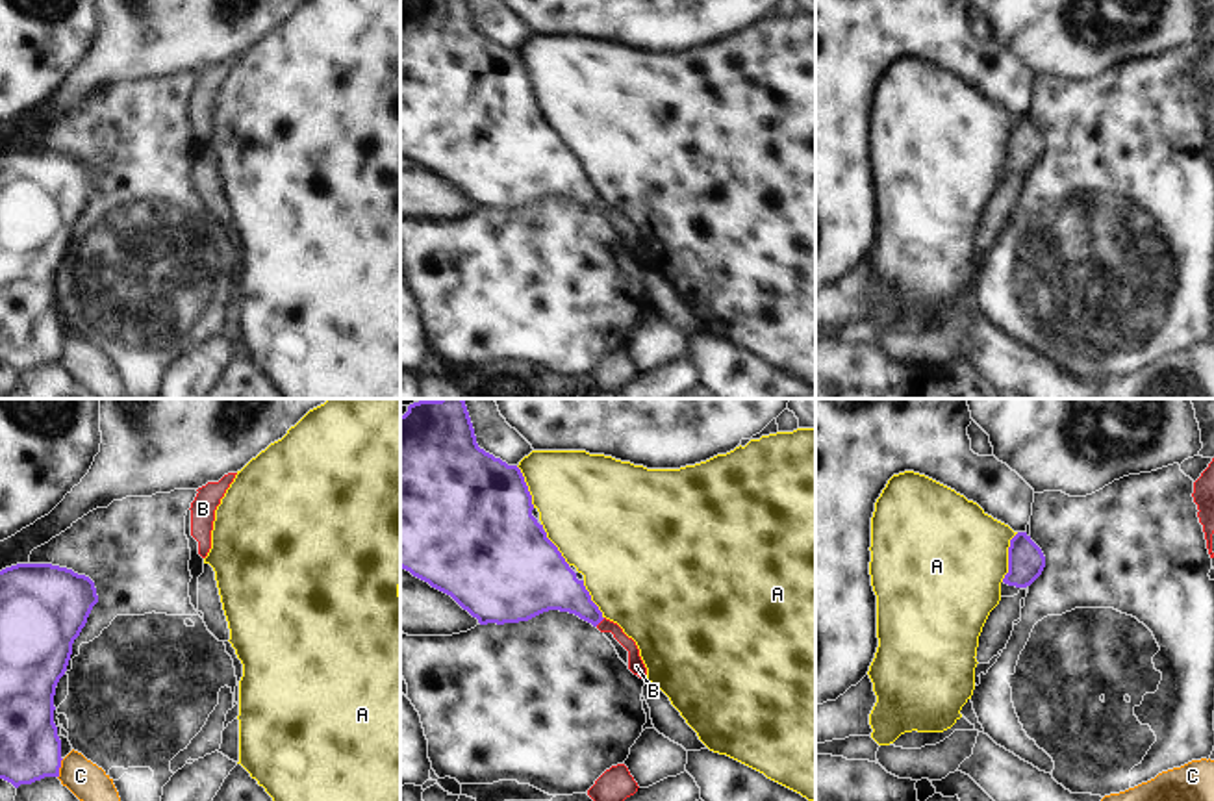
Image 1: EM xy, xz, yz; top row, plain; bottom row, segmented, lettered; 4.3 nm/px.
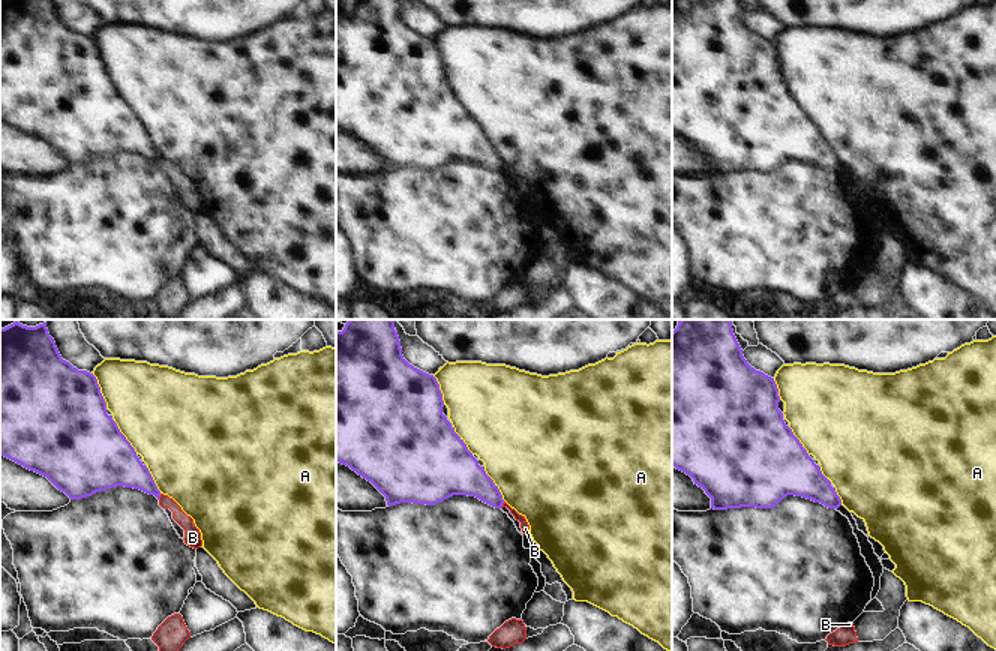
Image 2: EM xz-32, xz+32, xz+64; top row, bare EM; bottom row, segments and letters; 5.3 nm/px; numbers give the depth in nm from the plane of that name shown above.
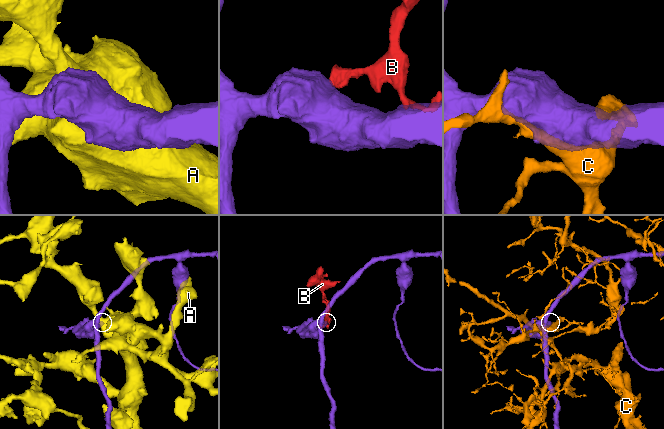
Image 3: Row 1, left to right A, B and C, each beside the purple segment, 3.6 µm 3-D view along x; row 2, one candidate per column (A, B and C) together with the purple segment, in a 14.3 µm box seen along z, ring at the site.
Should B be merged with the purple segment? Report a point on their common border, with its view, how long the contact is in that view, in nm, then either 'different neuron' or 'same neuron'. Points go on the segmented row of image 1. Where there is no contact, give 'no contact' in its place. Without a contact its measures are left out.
xz (599, 622) | 60 nm | different neuron

